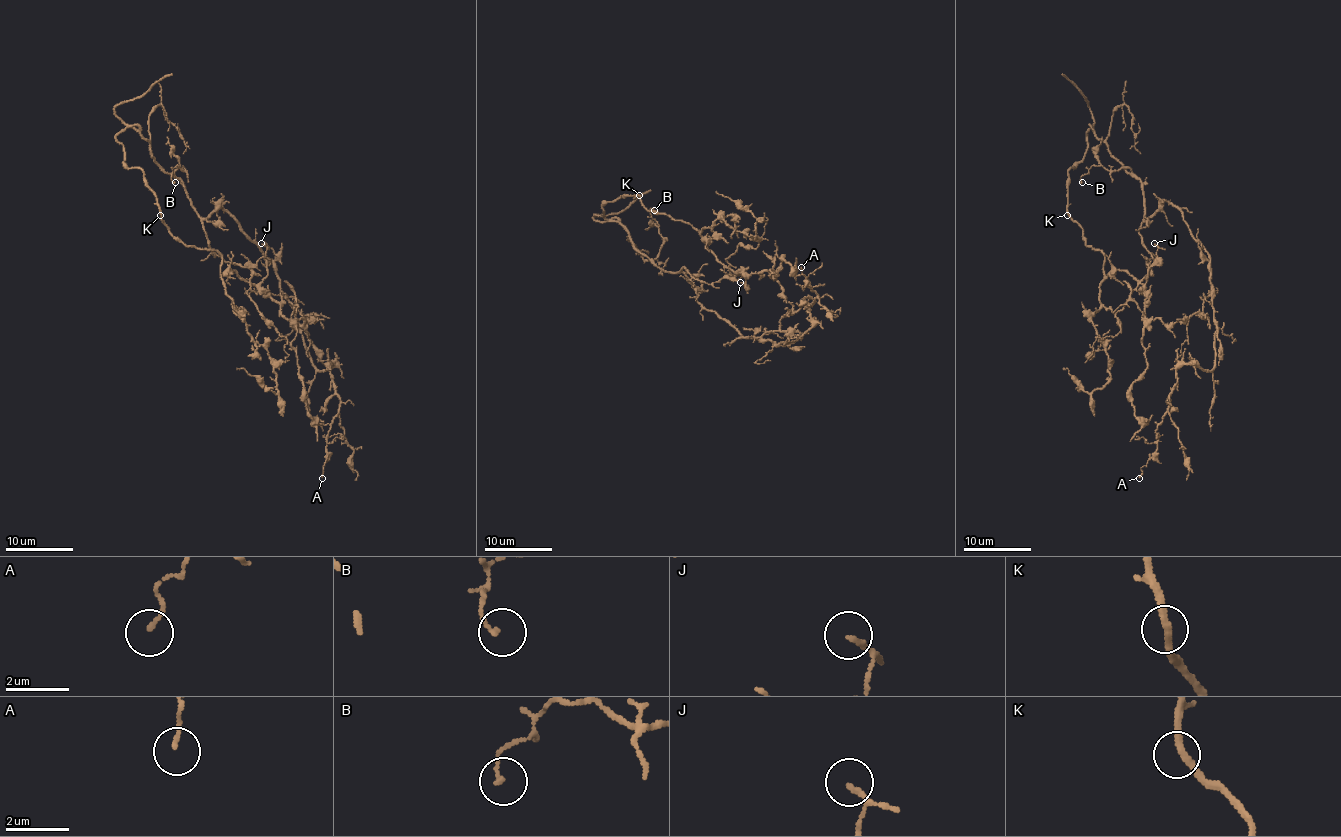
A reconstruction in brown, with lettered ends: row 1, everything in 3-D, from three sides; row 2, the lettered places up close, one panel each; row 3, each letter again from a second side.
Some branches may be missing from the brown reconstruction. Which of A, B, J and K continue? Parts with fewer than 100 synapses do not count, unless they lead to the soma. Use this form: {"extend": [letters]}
{"extend": []}

